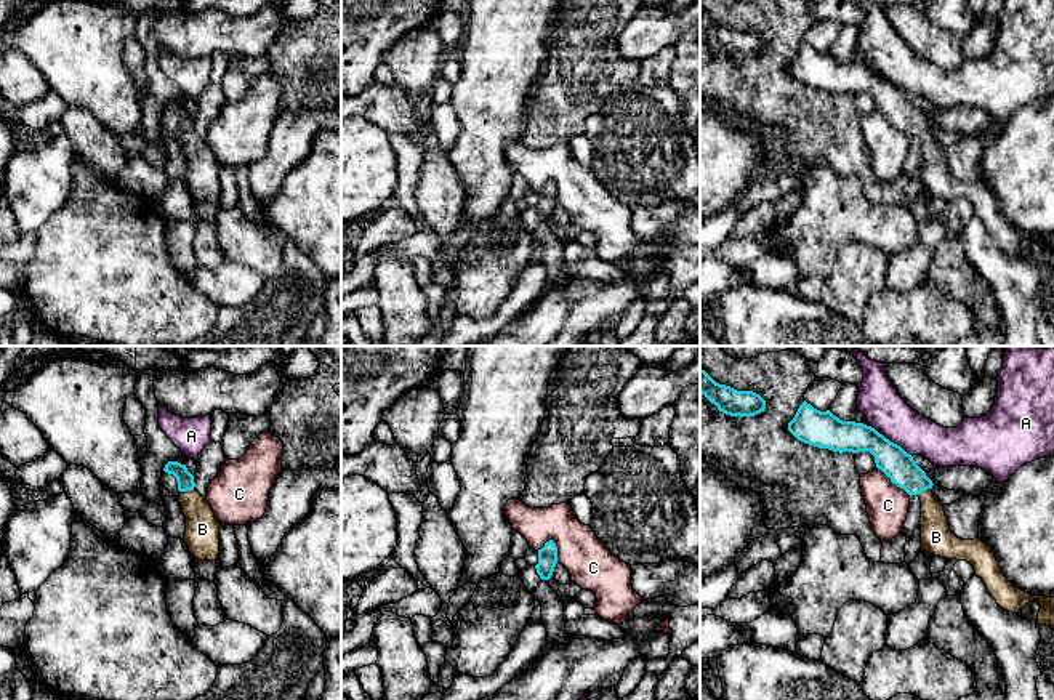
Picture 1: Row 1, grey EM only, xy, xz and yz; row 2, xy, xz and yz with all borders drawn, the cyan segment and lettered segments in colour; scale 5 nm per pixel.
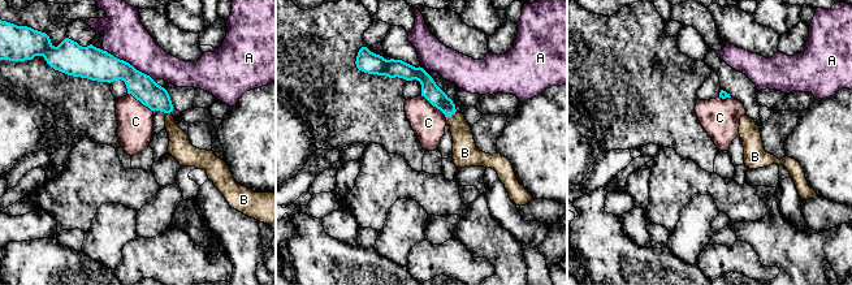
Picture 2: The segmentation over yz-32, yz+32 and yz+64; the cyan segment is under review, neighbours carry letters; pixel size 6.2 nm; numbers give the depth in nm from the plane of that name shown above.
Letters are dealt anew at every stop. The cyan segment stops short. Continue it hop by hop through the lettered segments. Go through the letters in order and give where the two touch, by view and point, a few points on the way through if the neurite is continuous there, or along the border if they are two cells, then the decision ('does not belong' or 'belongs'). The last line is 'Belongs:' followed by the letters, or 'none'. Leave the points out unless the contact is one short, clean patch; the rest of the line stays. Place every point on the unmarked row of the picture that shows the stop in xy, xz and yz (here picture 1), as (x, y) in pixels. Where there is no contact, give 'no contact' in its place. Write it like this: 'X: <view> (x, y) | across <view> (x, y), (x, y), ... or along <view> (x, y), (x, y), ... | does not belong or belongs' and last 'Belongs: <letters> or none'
A: yz (889, 82) | does not belong
B: xy (186, 132) | across xy (185, 120), (186, 132), (199, 156), (202, 170) | belongs
C: xz (556, 191) | along xz (550, 180), (556, 188), (558, 202) | does not belong
Belongs: B

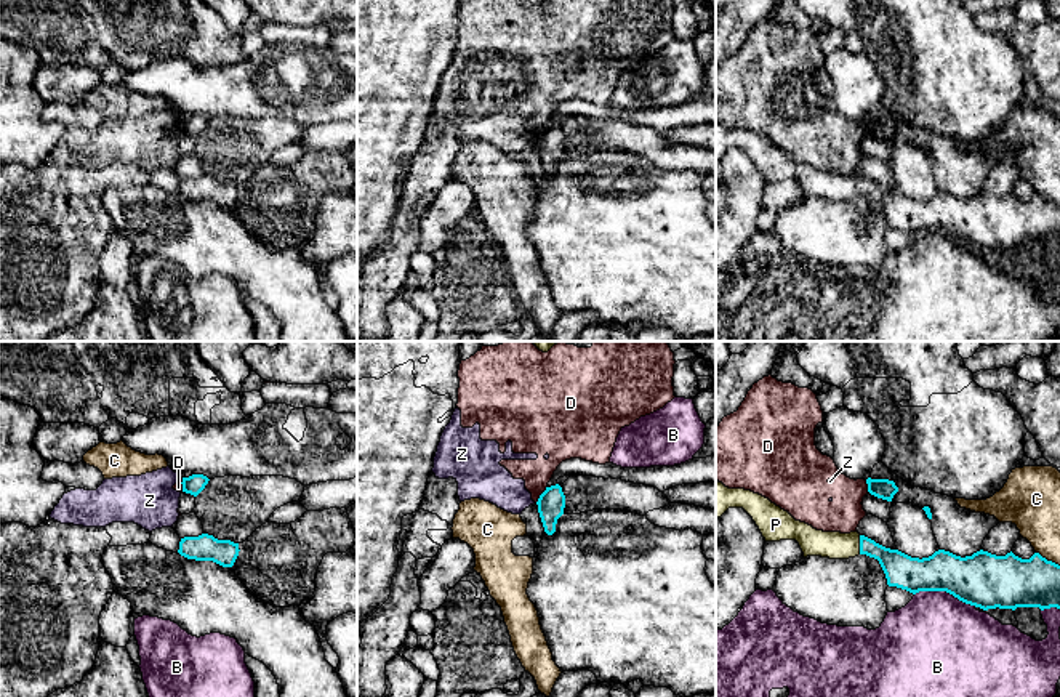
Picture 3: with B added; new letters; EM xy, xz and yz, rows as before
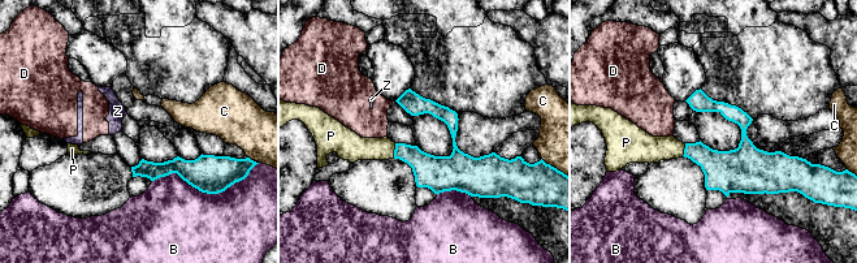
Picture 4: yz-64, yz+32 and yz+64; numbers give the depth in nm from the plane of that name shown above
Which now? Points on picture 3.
B: yz (945, 231) | does not belong
C: yz (1046, 201) | does not belong
D: xz (542, 135) | along xz (546, 127), (535, 143) | does not belong
P: yz (860, 186) | across yz (902, 212), (884, 196), (860, 186), (835, 186) | belongs
Z: xy (183, 122) | along xy (183, 119), (180, 124) | does not belong
Belongs: P

